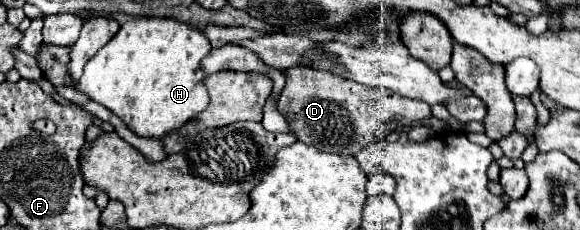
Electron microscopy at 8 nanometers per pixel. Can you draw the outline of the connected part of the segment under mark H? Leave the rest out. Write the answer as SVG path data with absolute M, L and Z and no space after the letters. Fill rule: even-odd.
M169 17L133 19L131 23L123 23L119 33L115 33L115 37L103 49L99 49L91 61L87 61L79 79L79 91L119 115L133 133L141 137L163 137L165 133L179 129L207 107L209 97L201 83L205 73L201 71L199 63L209 51L211 43L191 23L179 23Z

